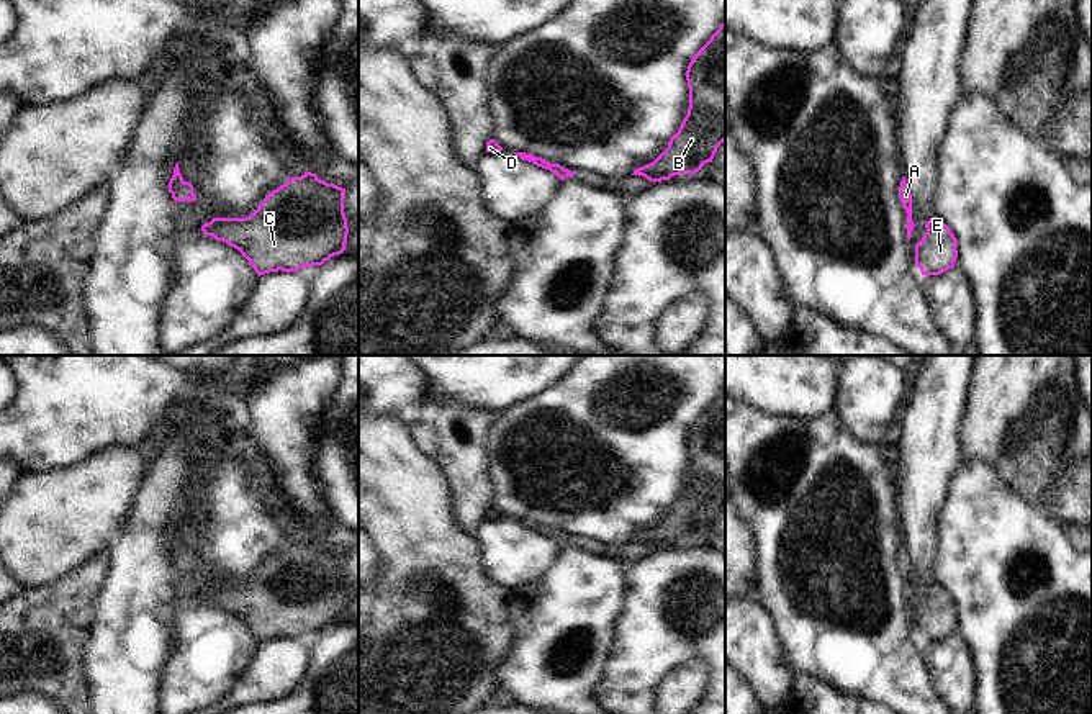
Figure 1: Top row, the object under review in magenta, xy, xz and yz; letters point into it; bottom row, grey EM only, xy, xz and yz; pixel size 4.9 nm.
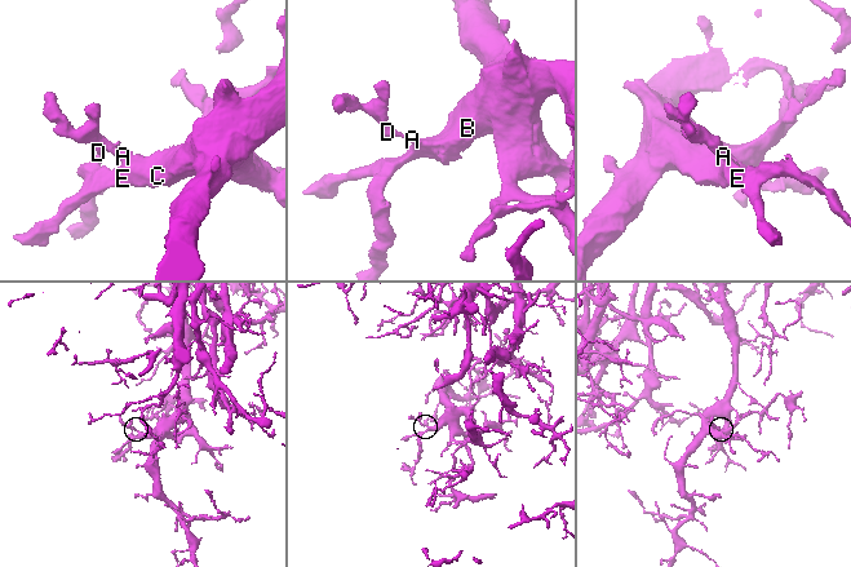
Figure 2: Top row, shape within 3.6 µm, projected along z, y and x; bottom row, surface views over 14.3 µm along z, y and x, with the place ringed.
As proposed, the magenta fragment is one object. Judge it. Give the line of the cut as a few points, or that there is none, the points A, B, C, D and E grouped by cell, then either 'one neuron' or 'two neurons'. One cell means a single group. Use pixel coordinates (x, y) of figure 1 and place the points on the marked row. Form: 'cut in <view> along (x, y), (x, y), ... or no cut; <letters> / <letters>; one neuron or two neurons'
no cut; A B C D E; one neuron

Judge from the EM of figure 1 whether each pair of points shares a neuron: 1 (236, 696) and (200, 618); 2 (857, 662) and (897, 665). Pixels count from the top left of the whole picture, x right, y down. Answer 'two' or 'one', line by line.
1: two
2: one

